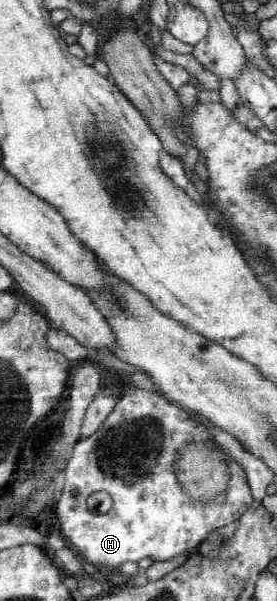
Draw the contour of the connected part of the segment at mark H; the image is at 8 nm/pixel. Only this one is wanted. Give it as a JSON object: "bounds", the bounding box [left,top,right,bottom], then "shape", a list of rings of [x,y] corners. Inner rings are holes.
{"bounds":[56,386,254,569],"shape":[[[132,386],[130,389],[126,390],[122,398],[119,399],[118,403],[115,405],[114,411],[106,418],[100,430],[97,430],[92,435],[74,444],[72,457],[68,458],[65,465],[62,488],[56,499],[56,512],[61,523],[62,537],[70,541],[69,546],[71,549],[76,549],[76,551],[78,551],[79,558],[86,567],[96,569],[111,567],[114,569],[114,567],[122,567],[124,563],[138,563],[138,561],[142,561],[142,559],[146,558],[153,559],[154,561],[170,561],[170,559],[182,555],[184,551],[190,551],[193,547],[196,547],[206,537],[209,531],[236,521],[237,518],[248,511],[248,508],[252,505],[254,496],[252,496],[252,490],[250,490],[246,469],[238,464],[227,450],[219,449],[219,443],[214,439],[214,434],[212,434],[212,432],[213,431],[211,431],[207,425],[198,422],[196,418],[192,417],[192,415],[190,415],[190,410],[182,408],[182,406],[178,406],[178,404],[172,404],[170,400],[164,398],[162,394],[156,393],[156,391],[139,389]],[[188,445],[208,445],[213,450],[213,457],[222,459],[227,467],[227,472],[229,473],[227,485],[219,494],[214,494],[212,498],[197,498],[196,496],[192,496],[192,494],[185,490],[183,485],[180,484],[178,463],[180,457],[183,456],[183,448],[188,448]],[[98,491],[106,491],[106,493],[110,495],[112,507],[107,513],[94,515],[94,513],[88,511],[86,501],[88,501],[88,497],[90,497],[92,493],[98,493]]]}

